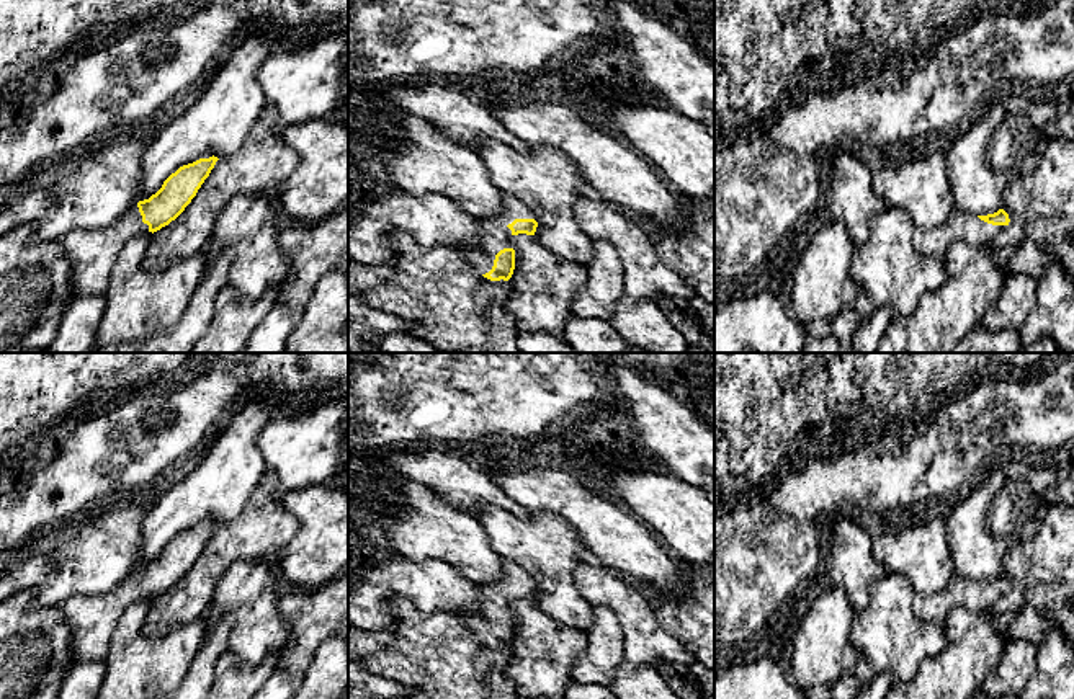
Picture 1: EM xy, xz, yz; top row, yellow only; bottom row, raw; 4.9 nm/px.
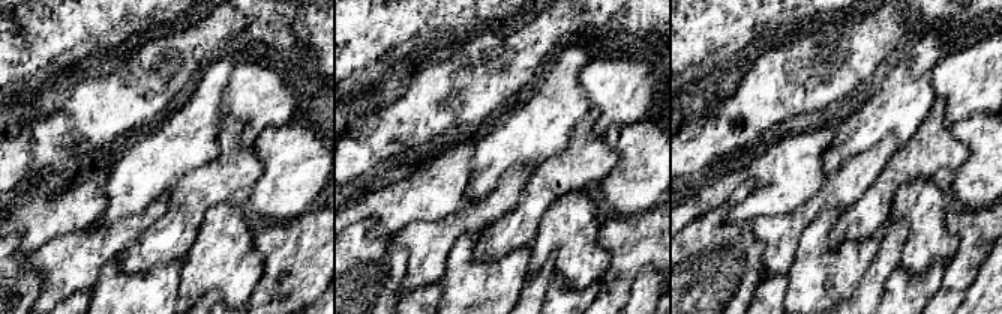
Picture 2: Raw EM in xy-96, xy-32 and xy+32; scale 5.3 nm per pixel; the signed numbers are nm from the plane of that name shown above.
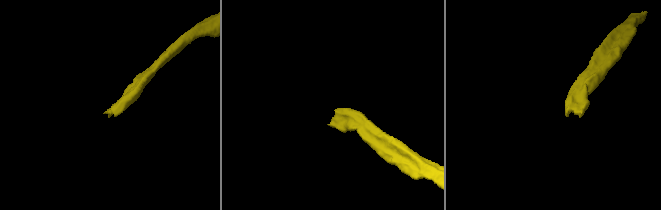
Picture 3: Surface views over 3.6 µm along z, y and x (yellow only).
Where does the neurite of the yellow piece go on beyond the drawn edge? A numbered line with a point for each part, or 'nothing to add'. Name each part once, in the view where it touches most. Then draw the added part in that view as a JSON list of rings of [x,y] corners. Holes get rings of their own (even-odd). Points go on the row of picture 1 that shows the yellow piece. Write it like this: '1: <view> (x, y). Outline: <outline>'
1: xz (494, 235). Outline: [[[503,193],[502,214],[479,220],[479,243],[474,248],[459,248],[459,255],[481,274],[489,273],[495,255],[503,248],[512,248],[512,230],[507,225],[515,219],[533,219],[533,214],[517,198]]]

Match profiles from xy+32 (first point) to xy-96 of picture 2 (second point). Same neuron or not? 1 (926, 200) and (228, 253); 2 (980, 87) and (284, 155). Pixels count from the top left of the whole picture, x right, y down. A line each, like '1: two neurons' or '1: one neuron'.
1: one neuron
2: two neurons

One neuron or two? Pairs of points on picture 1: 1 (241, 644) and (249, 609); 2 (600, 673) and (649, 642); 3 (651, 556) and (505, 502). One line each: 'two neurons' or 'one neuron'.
1: one neuron
2: two neurons
3: two neurons

